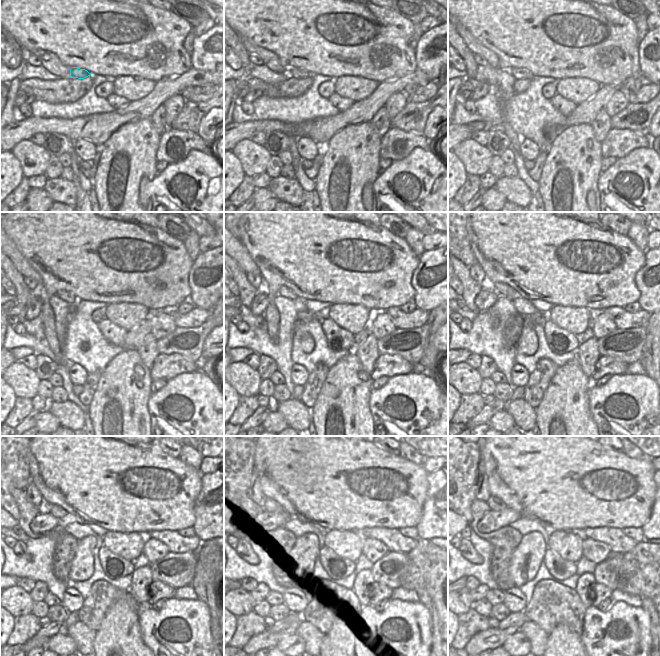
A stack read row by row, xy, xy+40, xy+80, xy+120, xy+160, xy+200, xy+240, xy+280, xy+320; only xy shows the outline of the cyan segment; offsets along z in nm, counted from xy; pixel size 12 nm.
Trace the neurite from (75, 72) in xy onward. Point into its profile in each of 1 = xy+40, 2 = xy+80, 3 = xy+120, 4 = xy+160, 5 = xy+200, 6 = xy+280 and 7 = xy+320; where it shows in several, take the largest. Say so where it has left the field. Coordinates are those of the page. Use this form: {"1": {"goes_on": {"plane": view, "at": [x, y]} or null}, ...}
{"1": {"goes_on": {"plane": "xy+40", "at": [296, 72]}}, "2": {"goes_on": {"plane": "xy+80", "at": [517, 72]}}, "3": {"goes_on": {"plane": "xy+120", "at": [67, 296]}}, "4": {"goes_on": {"plane": "xy+160", "at": [284, 291]}}, "5": {"goes_on": {"plane": "xy+200", "at": [503, 289]}}, "6": {"goes_on": {"plane": "xy+280", "at": [271, 506]}}, "7": {"goes_on": {"plane": "xy+320", "at": [495, 504]}}}

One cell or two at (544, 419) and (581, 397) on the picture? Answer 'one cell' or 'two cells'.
one cell

